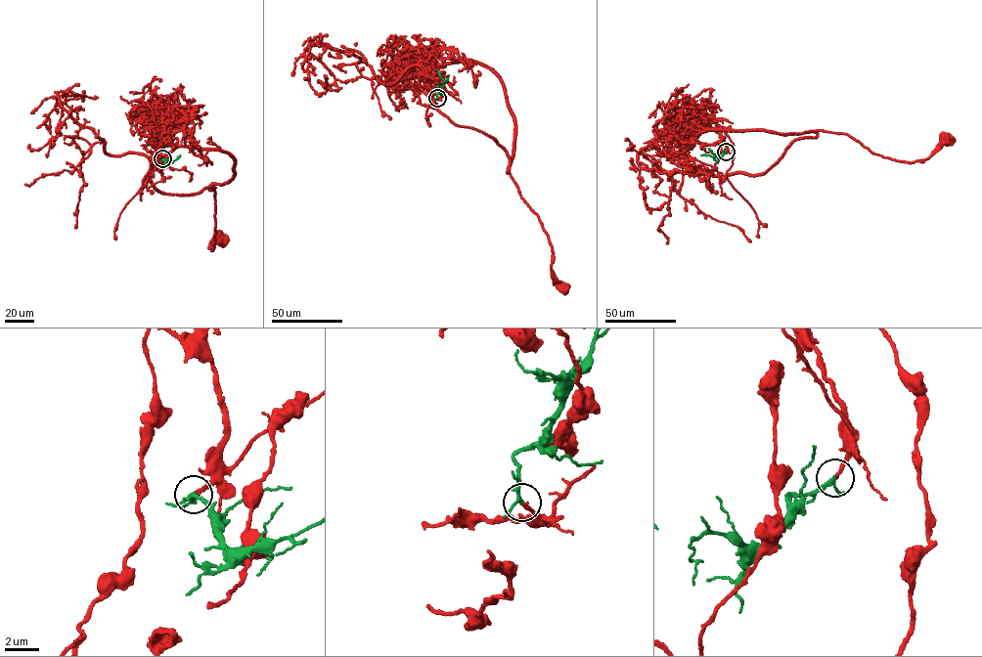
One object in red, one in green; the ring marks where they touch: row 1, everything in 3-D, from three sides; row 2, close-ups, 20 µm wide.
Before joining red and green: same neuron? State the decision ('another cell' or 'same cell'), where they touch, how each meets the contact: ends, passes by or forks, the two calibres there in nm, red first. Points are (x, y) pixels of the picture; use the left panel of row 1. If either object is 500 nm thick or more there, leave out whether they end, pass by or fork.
same cell | (162, 158) | red ends | green passes by | 220/190 nm

